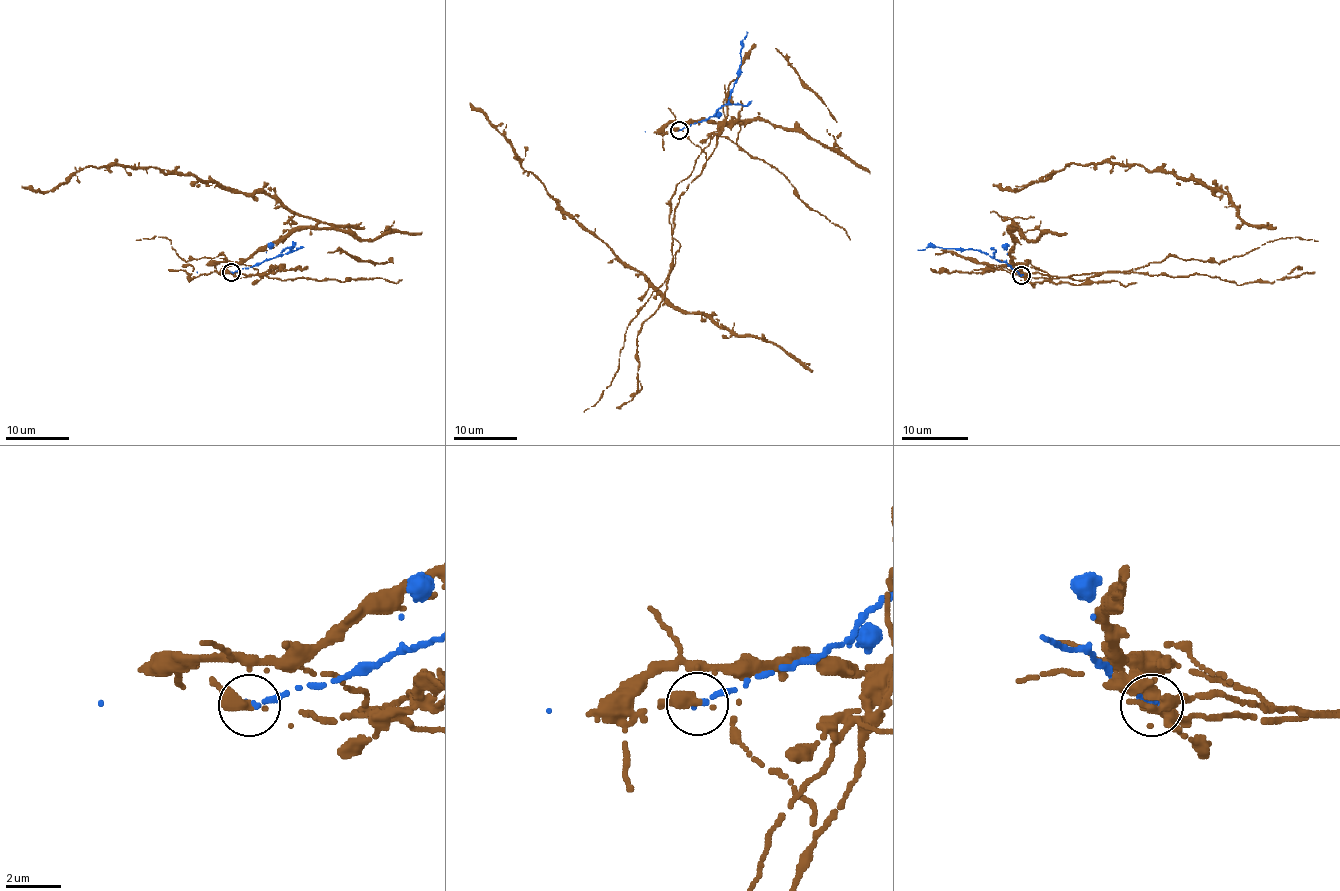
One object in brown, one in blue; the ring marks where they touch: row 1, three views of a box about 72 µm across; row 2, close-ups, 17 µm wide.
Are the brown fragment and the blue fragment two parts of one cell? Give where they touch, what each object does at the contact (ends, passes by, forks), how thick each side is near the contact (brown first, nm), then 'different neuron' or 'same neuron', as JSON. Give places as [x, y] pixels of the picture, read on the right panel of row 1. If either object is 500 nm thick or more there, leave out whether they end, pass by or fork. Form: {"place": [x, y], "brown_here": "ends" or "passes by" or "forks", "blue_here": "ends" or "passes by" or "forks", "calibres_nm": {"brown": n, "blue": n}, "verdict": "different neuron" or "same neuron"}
{"place": [1021, 275], "brown_here": "ends", "blue_here": "ends", "calibres_nm": {"brown": 480, "blue": 220}, "verdict": "different neuron"}

